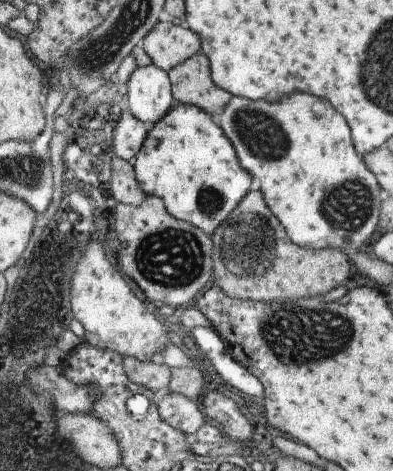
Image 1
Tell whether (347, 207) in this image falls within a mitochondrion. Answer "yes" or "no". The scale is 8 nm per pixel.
yes

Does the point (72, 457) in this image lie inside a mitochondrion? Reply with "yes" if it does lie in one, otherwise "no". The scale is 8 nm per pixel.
no

